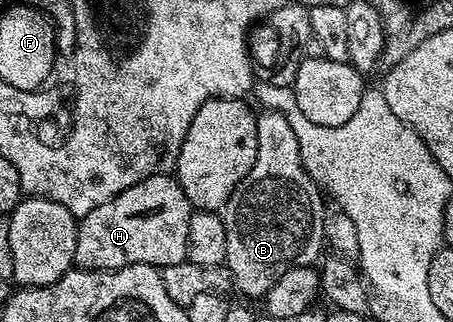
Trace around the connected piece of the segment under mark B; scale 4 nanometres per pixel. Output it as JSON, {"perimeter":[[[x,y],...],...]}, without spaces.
{"perimeter":[[[265,109],[257,115],[256,131],[258,132],[258,151],[255,153],[254,164],[251,166],[250,172],[243,177],[238,186],[231,193],[230,200],[224,206],[222,217],[224,219],[224,231],[226,232],[226,262],[229,275],[232,277],[233,287],[235,286],[244,294],[259,299],[264,293],[278,282],[279,277],[284,276],[291,268],[300,266],[313,265],[320,257],[321,250],[324,249],[324,212],[326,203],[323,202],[323,193],[319,185],[309,176],[308,170],[305,169],[301,160],[301,149],[298,148],[298,138],[294,134],[294,130],[290,126],[287,118],[279,109]]]}

